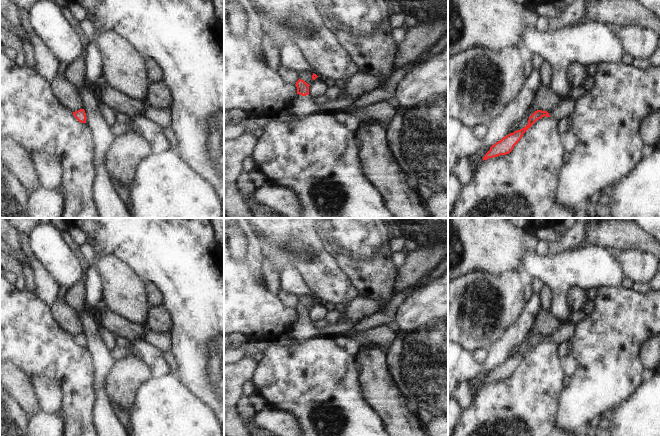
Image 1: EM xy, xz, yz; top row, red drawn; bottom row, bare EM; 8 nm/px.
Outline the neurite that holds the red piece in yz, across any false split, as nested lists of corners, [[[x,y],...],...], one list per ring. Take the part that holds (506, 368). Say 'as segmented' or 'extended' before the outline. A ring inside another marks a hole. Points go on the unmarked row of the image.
extended; [[[562,322],[559,329],[553,333],[552,335],[542,335],[537,334],[535,335],[528,344],[528,348],[513,357],[508,358],[507,360],[503,361],[500,365],[496,366],[494,369],[490,371],[490,374],[485,378],[483,381],[483,385],[489,382],[497,381],[500,379],[509,378],[514,370],[521,364],[523,358],[539,343],[542,341],[552,341],[553,343],[557,344],[558,346],[563,342],[570,341],[575,334],[576,325],[570,324],[567,322]]]

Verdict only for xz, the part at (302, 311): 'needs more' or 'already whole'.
needs more

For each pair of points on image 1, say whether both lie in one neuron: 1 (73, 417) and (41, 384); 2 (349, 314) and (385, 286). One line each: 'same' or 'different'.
1: different
2: different

